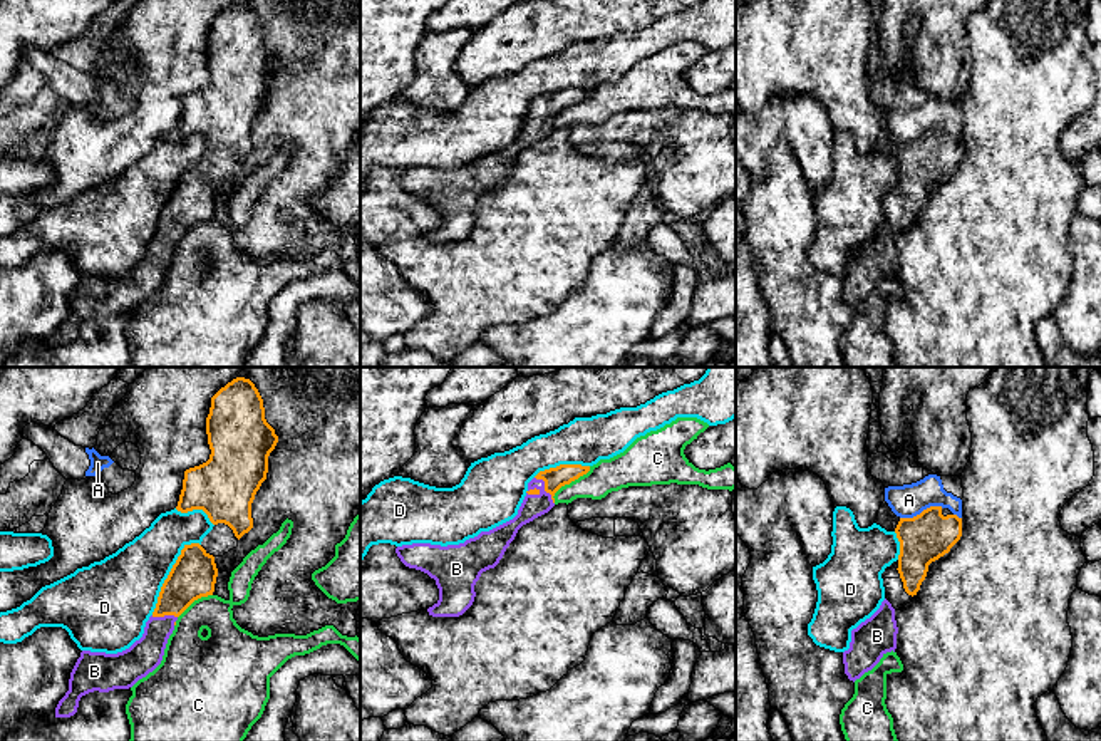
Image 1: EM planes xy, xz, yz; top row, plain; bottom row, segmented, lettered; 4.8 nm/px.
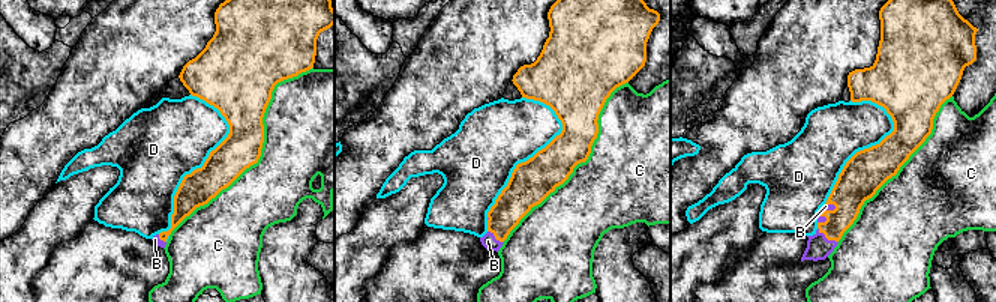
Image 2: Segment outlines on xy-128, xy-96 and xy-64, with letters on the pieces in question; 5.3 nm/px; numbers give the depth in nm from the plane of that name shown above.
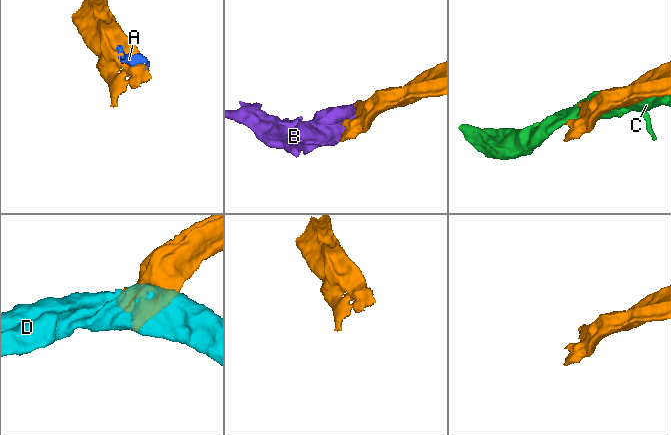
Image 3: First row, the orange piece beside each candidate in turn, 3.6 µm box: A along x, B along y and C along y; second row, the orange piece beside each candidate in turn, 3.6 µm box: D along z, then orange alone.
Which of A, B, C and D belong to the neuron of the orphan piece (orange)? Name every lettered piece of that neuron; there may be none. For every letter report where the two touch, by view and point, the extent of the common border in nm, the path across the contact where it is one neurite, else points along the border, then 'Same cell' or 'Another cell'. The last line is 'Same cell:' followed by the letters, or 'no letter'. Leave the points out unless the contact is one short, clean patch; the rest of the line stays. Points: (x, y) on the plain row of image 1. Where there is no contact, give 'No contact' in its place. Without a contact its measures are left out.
A: Touches orange at yz (922, 136). Shared border 220 nm. Boundary: yz (942, 131), (927, 131), (912, 141), (900, 143). Another cell
B: Touches orange at xz (545, 113). Shared border 160 nm. Same cell
C: Touches orange at xz (568, 108). Shared border 260 nm. Another cell
D: Touches orange at xy (170, 198). Shared border 420 nm. Another cell
Same cell: B

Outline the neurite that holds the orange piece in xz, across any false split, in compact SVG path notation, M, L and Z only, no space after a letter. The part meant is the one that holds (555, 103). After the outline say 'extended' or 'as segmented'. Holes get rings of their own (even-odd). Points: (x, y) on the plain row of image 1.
M560 89L540 96L528 107L526 121L513 144L489 156L481 156L464 168L447 171L412 168L397 171L395 178L406 191L421 194L436 205L439 225L427 233L429 240L463 240L474 226L474 210L481 198L499 188L518 154L548 137L555 131L555 117L588 96L590 91L582 89Z | extended

